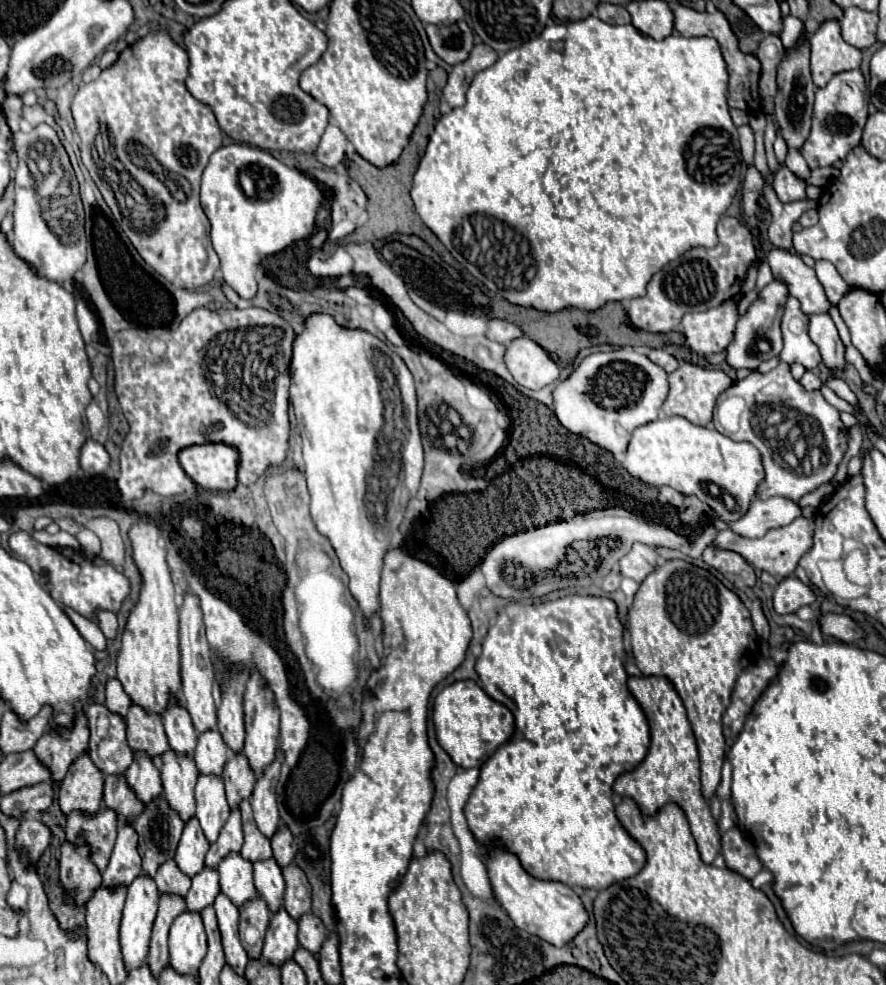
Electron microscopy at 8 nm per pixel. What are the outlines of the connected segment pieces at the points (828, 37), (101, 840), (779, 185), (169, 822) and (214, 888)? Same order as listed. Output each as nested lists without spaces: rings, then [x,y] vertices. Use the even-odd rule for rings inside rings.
[[[824,21],[820,25],[820,29],[810,35],[810,71],[812,71],[812,81],[816,87],[824,87],[836,73],[848,71],[848,69],[858,69],[860,61],[862,61],[862,53],[860,49],[848,45],[842,35],[840,35],[840,25],[838,21]]]
[[[76,809],[74,813],[68,815],[68,823],[66,823],[66,839],[68,841],[86,841],[92,847],[92,859],[100,871],[104,871],[108,865],[108,859],[110,859],[114,843],[116,843],[116,831],[118,831],[118,815],[112,809],[100,809],[98,813],[92,813],[92,815]]]
[[[786,165],[774,175],[772,187],[774,187],[778,199],[784,201],[784,203],[798,201],[798,199],[806,199],[806,193],[804,193],[806,183],[802,179],[798,179]]]
[[[160,795],[144,805],[144,811],[138,815],[138,821],[134,821],[134,827],[140,835],[138,851],[142,857],[142,871],[146,875],[154,875],[164,861],[174,857],[184,821]]]
[[[204,865],[204,869],[192,877],[192,887],[186,895],[186,905],[190,911],[202,911],[204,907],[214,903],[218,893],[218,871]]]

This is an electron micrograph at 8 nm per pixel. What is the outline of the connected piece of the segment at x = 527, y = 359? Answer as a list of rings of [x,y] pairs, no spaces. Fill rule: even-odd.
[[[520,337],[508,345],[506,365],[512,377],[528,389],[542,389],[560,377],[560,367],[530,337]]]

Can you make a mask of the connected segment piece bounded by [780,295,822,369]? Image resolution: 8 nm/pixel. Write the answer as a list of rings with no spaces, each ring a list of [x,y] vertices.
[[[791,295],[787,299],[787,306],[781,319],[782,335],[784,335],[784,349],[780,359],[786,363],[802,363],[806,369],[814,369],[822,363],[818,347],[806,333],[808,317],[802,313],[800,303]]]

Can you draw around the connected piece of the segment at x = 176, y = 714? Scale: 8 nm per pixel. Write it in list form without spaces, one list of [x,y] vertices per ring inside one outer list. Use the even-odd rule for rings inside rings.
[[[174,697],[174,705],[162,713],[164,717],[164,729],[168,735],[168,743],[176,753],[194,753],[196,745],[196,729],[190,721],[190,713],[186,713],[186,707],[180,703],[180,697]]]

